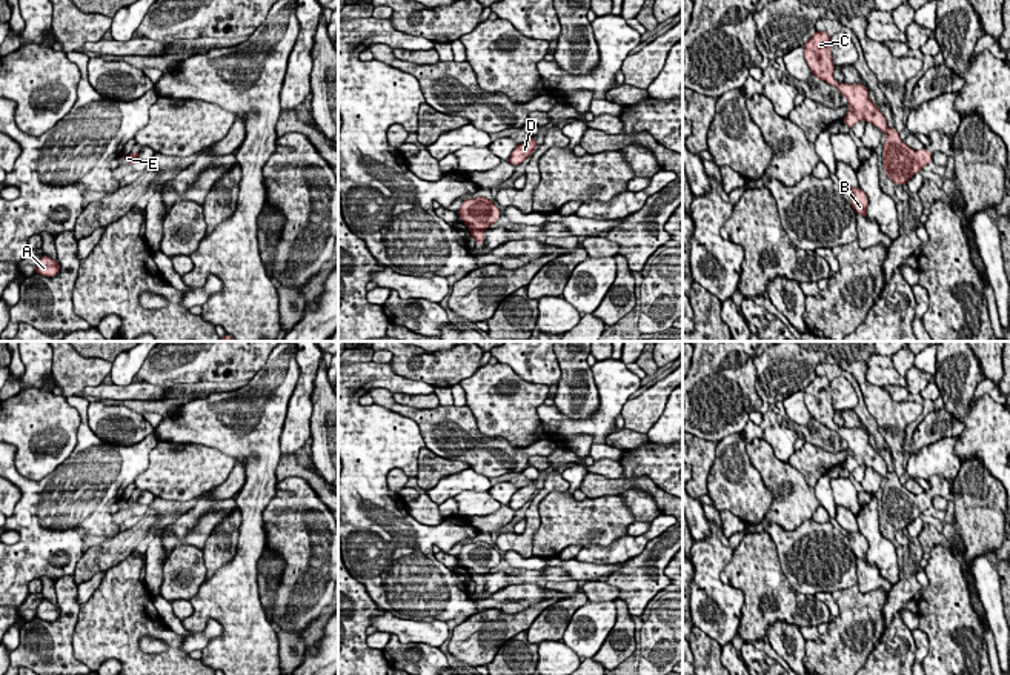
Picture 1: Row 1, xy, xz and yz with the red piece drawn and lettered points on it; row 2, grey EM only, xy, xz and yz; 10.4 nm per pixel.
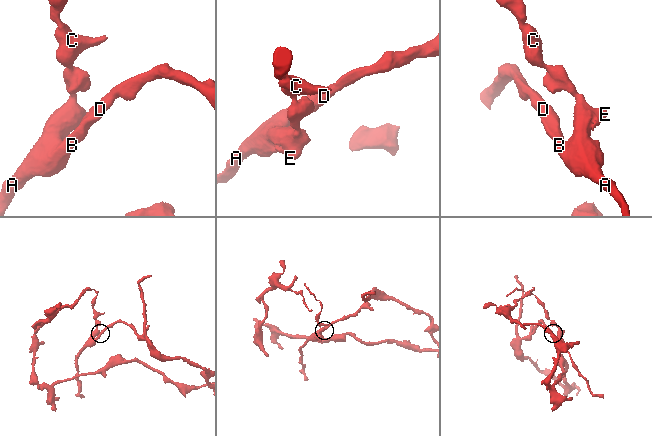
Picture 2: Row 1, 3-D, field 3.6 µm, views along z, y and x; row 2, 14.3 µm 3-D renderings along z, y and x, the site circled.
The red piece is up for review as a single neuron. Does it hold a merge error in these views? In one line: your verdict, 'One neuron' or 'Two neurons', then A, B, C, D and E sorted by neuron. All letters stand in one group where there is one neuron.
One neuron. Groups: A B C D E

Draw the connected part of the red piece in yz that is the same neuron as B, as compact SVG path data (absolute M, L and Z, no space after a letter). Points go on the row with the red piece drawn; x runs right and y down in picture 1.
M847 188L850 204L858 215L867 217L867 195L861 188Z

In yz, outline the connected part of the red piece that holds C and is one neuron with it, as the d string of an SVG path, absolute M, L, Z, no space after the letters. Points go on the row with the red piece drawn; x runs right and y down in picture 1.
M816 31L804 45L804 58L816 77L830 86L839 89L847 100L849 112L842 118L850 129L858 121L869 121L885 134L882 146L882 168L885 175L895 185L907 185L907 181L924 166L932 163L929 148L915 151L904 143L895 128L889 128L885 117L870 100L869 91L862 83L839 83L833 77L833 57L830 51L830 37L826 31Z

